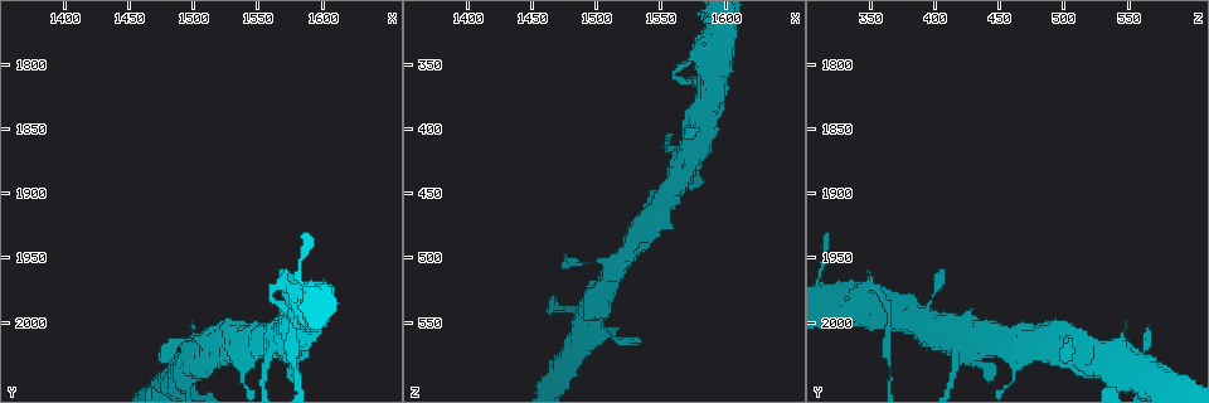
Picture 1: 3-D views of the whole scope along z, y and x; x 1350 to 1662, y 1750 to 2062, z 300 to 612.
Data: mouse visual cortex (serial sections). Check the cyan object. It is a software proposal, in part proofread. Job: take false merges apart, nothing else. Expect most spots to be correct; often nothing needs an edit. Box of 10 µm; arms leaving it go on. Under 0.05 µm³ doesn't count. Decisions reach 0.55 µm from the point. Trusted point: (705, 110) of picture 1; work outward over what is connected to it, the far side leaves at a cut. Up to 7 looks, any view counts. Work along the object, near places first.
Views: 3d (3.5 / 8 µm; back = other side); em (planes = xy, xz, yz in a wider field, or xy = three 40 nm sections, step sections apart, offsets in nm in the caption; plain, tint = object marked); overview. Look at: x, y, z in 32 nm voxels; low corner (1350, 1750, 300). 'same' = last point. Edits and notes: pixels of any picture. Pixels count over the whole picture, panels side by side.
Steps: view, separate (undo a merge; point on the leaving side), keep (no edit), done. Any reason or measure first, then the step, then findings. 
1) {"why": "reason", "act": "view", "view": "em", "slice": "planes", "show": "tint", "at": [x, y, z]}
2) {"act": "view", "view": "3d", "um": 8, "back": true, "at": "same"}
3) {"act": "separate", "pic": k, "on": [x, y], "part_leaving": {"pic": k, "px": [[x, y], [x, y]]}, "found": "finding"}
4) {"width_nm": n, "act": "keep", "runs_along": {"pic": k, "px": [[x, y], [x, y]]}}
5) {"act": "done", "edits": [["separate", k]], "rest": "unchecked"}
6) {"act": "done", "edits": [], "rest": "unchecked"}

{"why": "sudden change in width", "act": "view", "view": "3d", "um": 8, "at": [1582, 1978, 344]}

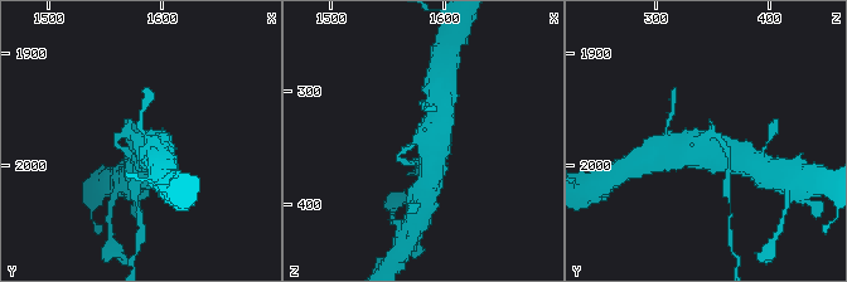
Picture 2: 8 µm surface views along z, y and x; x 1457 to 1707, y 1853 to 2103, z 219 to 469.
{"why": "closer look", "act": "view", "view": "3d", "um": 3.5, "at": "same"}

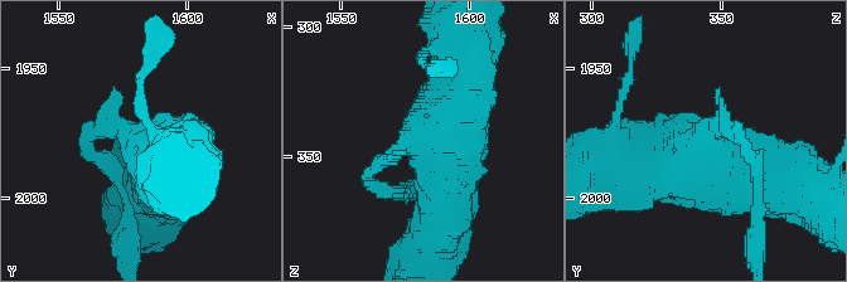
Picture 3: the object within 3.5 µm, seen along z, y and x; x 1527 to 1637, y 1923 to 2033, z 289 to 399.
{"act": "separate", "pic": 3, "on": [386, 193], "part_leaving": {"pic": 3, "px": [[758, 204], [755, 262]]}, "found": "a second cell is stuck on"}

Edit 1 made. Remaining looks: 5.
{"why": "redraw", "act": "view", "view": "overview"}

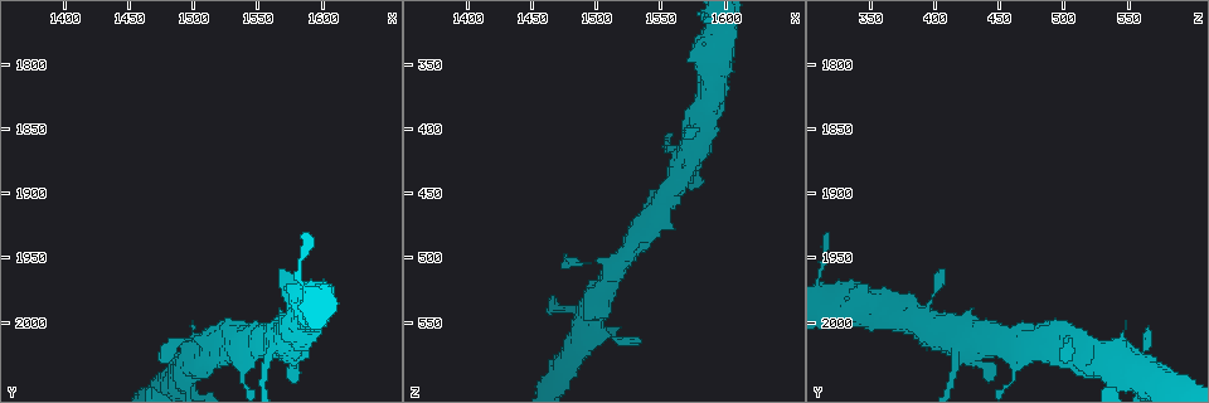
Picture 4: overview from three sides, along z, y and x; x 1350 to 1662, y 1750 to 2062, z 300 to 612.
{"why": "sudden change in width", "act": "view", "view": "3d", "um": 3.5, "at": [1564, 2020, 418]}

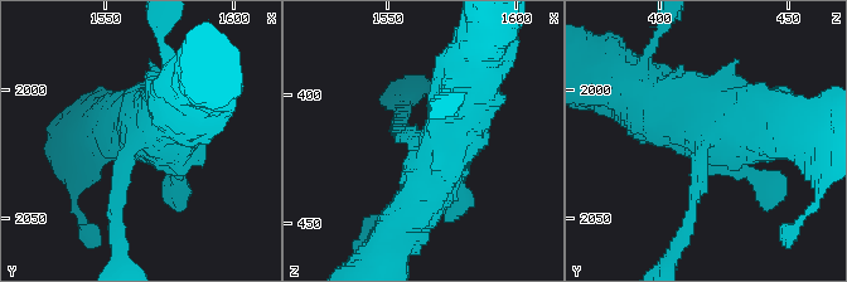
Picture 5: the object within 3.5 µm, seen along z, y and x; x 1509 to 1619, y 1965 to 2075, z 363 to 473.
{"why": "shape alone is not enough", "act": "view", "view": "em", "slice": "xy", "step": 2, "show": "tint", "at": [1564, 2020, 417]}

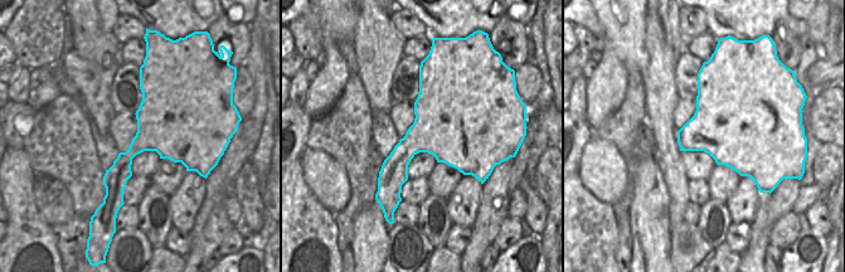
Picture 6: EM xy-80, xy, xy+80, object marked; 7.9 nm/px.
{"why": "cut it another way", "act": "view", "view": "em", "slice": "planes", "show": "tint", "at": "same"}

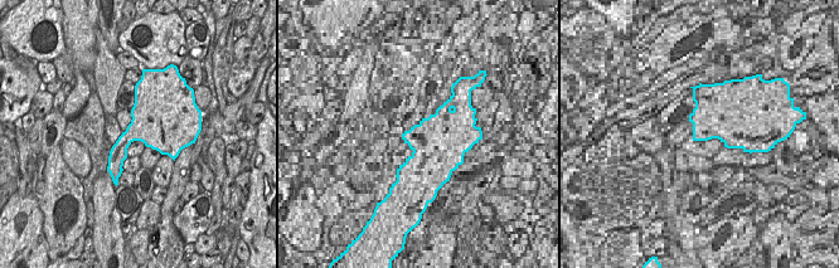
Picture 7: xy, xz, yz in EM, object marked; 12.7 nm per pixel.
{"act": "keep", "runs_along": {"pic": 5, "px": [[469, 79], [458, 131], [407, 218]]}, "found": "all the same cell"}

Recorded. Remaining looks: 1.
{"act": "done", "edits": [["separate", 3]], "rest": "unchecked"}

